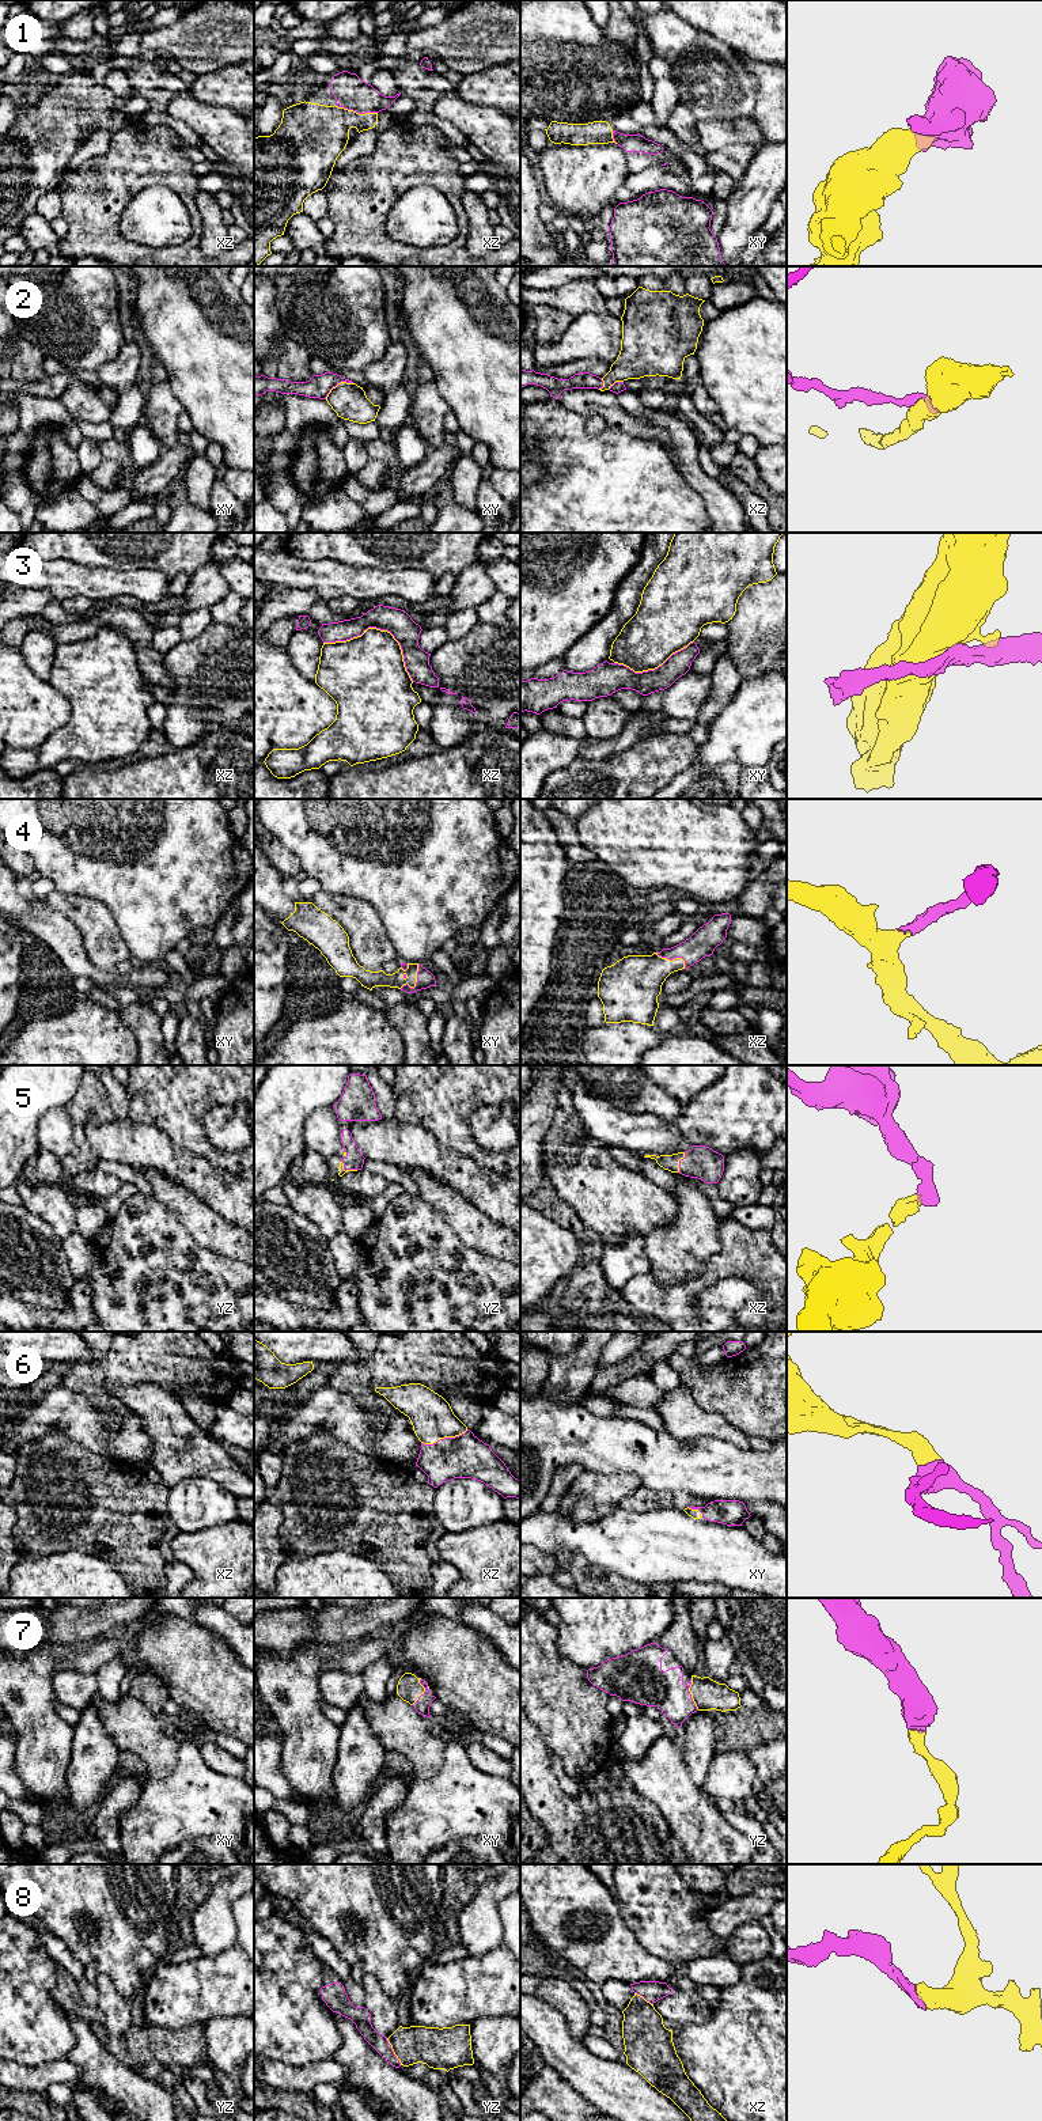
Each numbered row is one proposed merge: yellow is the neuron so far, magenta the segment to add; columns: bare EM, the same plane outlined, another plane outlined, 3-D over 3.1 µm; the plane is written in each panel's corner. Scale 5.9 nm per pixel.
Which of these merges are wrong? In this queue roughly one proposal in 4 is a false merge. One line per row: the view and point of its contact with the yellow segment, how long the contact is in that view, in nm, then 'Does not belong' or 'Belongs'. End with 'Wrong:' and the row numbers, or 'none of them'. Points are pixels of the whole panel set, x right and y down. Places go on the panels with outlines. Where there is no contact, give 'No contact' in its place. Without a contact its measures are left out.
1: Touches yellow at xz (355, 112). Shared border 260 nm. Belongs
2: Touches yellow at xy (338, 383). Shared border 190 nm. Does not belong
3: Touches yellow at xz (379, 629). Shared border 600 nm. Does not belong
4: Touches yellow at xy (416, 981). Shared border 190 nm. Belongs
5: Touches yellow at xz (678, 1162). Shared border 130 nm. Belongs
6: Touches yellow at xz (444, 1436). Shared border 300 nm. Belongs
7: Touches yellow at xy (424, 1690). Shared border 170 nm. Belongs
8: Touches yellow at yz (393, 2051). Shared border 180 nm. Belongs
Wrong: 2, 3

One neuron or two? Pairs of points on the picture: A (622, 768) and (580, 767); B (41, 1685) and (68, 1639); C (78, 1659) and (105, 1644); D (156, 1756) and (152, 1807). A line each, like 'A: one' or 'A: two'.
A: one
B: two
C: one
D: two

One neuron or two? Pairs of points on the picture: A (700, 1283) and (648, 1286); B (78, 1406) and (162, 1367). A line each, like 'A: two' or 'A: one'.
A: one
B: two

